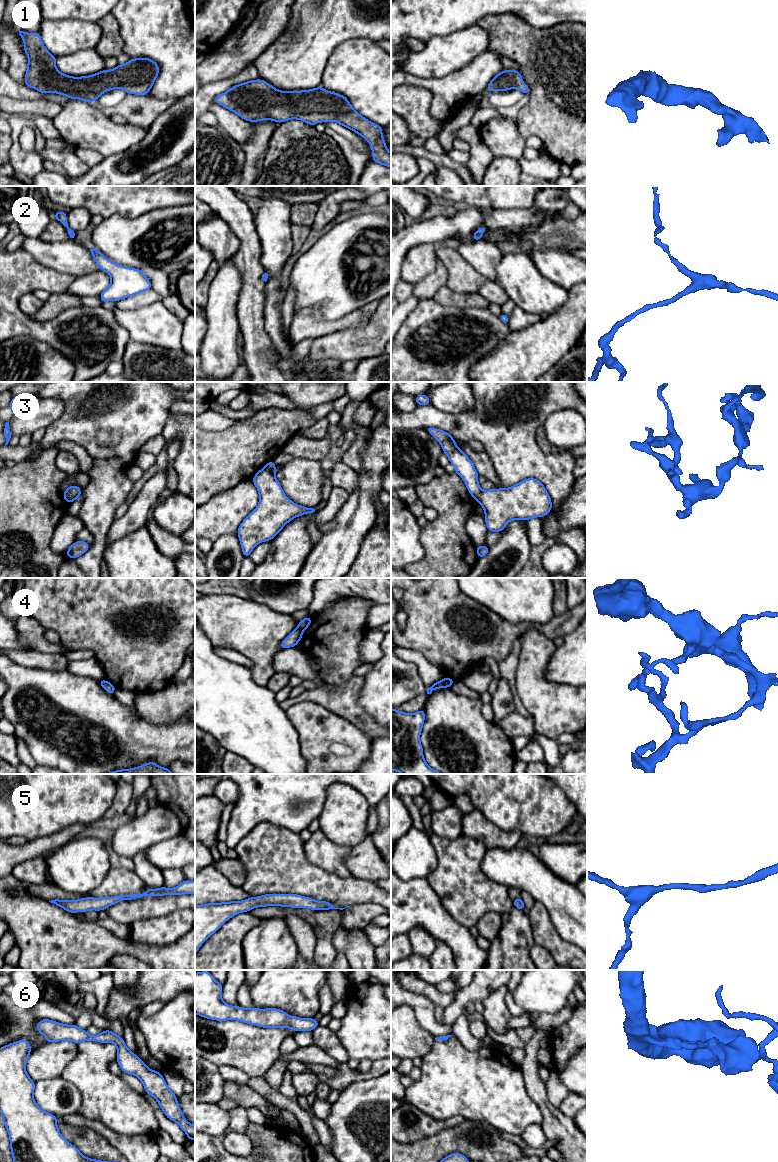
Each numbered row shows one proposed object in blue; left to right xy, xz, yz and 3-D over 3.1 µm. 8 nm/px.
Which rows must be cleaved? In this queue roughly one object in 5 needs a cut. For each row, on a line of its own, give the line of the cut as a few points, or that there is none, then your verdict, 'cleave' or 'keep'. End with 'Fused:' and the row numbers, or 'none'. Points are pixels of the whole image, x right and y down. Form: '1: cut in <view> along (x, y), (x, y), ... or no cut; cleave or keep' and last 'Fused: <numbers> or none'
1: no cut; keep
2: no cut; keep
3: cut in xz along (263, 468), (274, 473); cleave
4: cut in xz along (297, 627), (302, 632); cleave
5: no cut; keep
6: no cut; keep
Fused: 3, 4

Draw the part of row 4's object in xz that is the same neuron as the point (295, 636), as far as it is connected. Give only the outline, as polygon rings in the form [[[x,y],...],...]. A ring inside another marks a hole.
[[[298,628],[294,629],[280,644],[281,649],[289,647],[296,647],[298,642],[302,639],[302,631]]]

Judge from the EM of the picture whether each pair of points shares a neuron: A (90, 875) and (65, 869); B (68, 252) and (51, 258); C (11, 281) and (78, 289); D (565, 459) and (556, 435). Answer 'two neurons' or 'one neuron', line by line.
A: one neuron
B: one neuron
C: two neurons
D: two neurons

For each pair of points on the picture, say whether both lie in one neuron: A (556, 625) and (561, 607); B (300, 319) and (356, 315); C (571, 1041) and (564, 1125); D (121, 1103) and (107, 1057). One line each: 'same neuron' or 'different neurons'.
A: different neurons
B: same neuron
C: different neurons
D: same neuron

